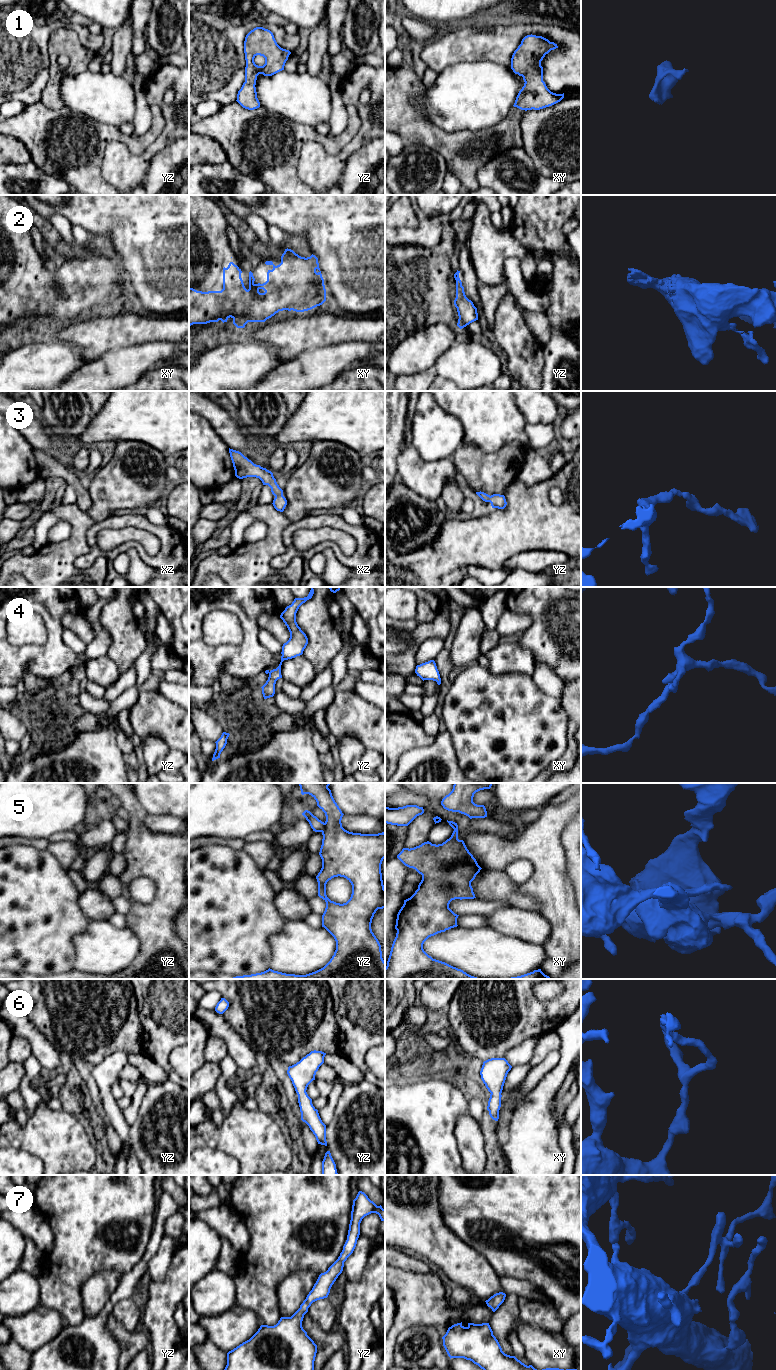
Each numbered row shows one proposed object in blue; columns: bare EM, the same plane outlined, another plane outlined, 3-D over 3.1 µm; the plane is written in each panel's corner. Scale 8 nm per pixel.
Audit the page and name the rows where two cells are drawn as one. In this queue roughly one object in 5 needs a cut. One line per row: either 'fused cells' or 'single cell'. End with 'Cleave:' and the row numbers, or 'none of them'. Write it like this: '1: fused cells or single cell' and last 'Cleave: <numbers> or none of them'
1: single cell
2: single cell
3: single cell
4: single cell
5: fused cells
6: single cell
7: single cell
Cleave: 5

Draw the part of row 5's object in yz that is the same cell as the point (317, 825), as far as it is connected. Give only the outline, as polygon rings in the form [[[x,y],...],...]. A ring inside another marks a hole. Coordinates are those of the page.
[[[305,810],[302,815],[309,822],[311,828],[315,832],[322,832],[325,829],[325,823],[314,816],[310,811]]]

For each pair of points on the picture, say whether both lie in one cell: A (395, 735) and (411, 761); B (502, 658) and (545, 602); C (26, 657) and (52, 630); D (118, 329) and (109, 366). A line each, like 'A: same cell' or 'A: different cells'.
A: different cells
B: different cells
C: same cell
D: different cells

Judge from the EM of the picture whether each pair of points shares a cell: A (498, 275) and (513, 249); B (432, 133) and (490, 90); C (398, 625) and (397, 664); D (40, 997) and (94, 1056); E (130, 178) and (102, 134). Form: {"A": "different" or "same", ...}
{"A": "same", "B": "different", "C": "different", "D": "same", "E": "different"}

